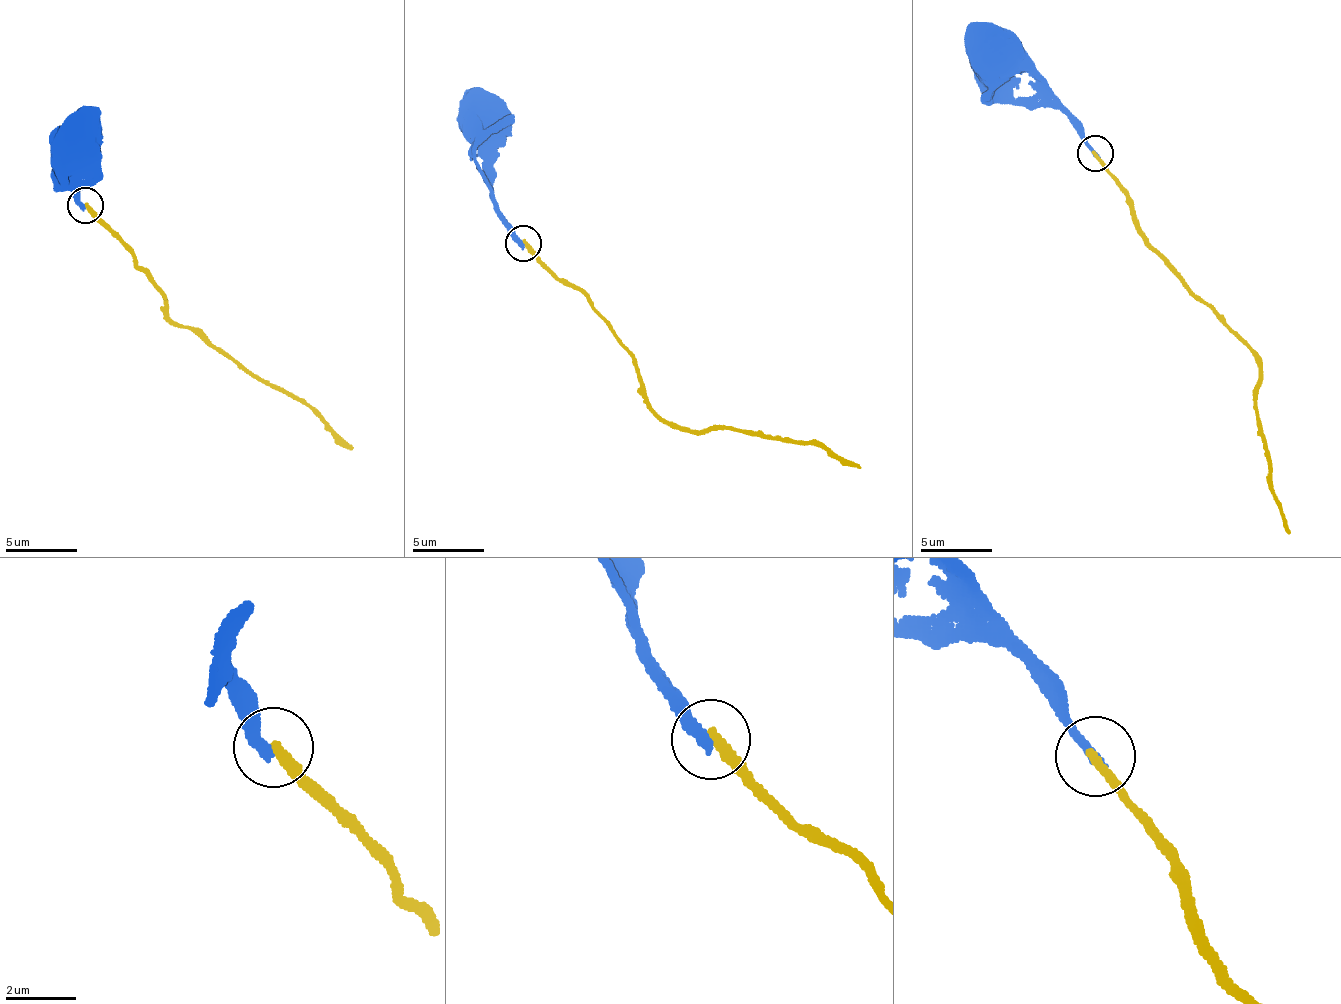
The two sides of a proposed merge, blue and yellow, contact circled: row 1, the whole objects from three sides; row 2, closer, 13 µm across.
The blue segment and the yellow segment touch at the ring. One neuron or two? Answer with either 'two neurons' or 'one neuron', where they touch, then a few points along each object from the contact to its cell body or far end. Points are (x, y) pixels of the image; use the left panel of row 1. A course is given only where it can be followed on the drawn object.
two neurons; at (85, 205); blue runs (84, 204), (78, 200), (79, 184), (65, 168), (66, 149), (71, 159), (71, 149), (78, 145); yellow runs (84, 204), (163, 294), (163, 313), (178, 324), (194, 328), (256, 375), (284, 388), (352, 448)

